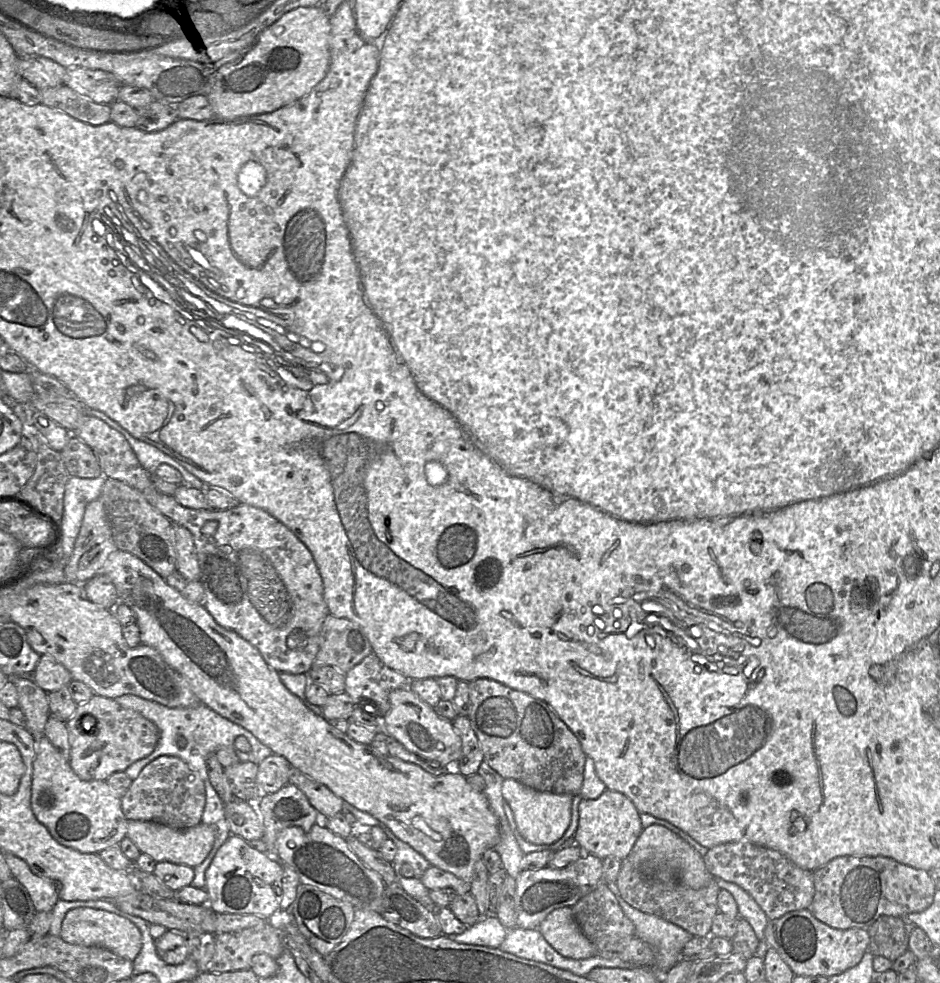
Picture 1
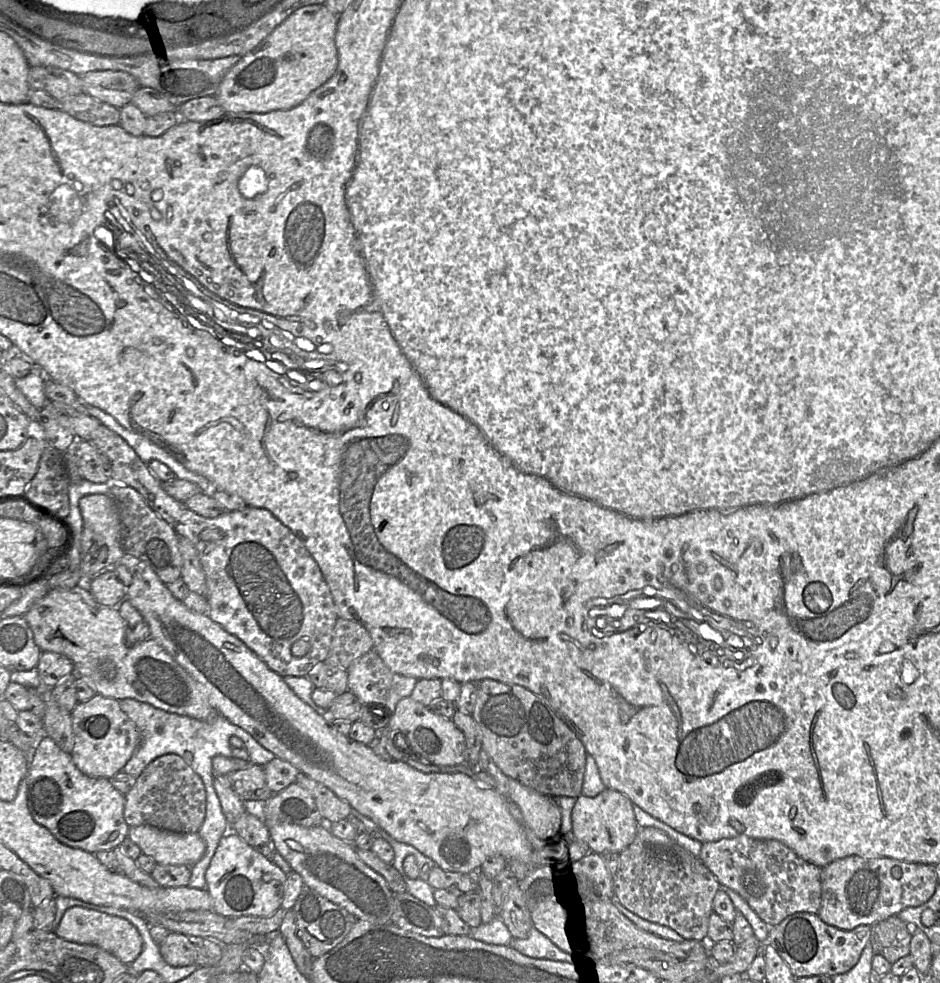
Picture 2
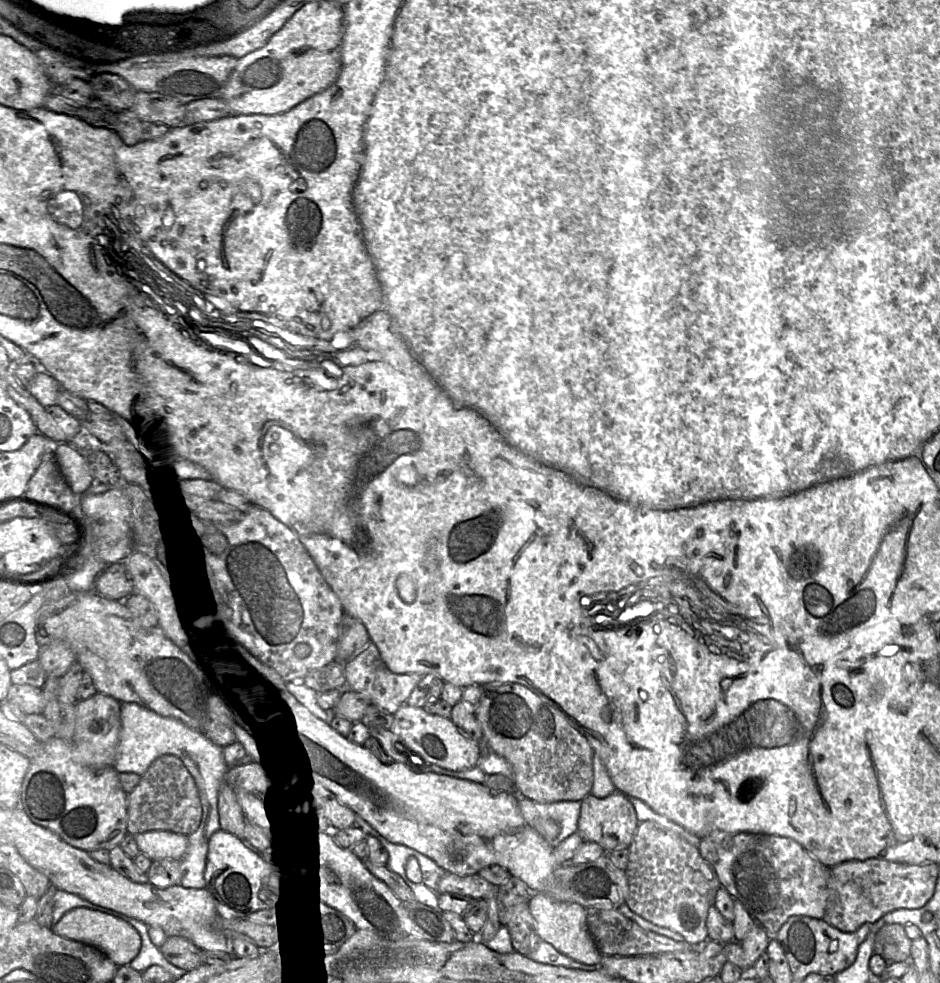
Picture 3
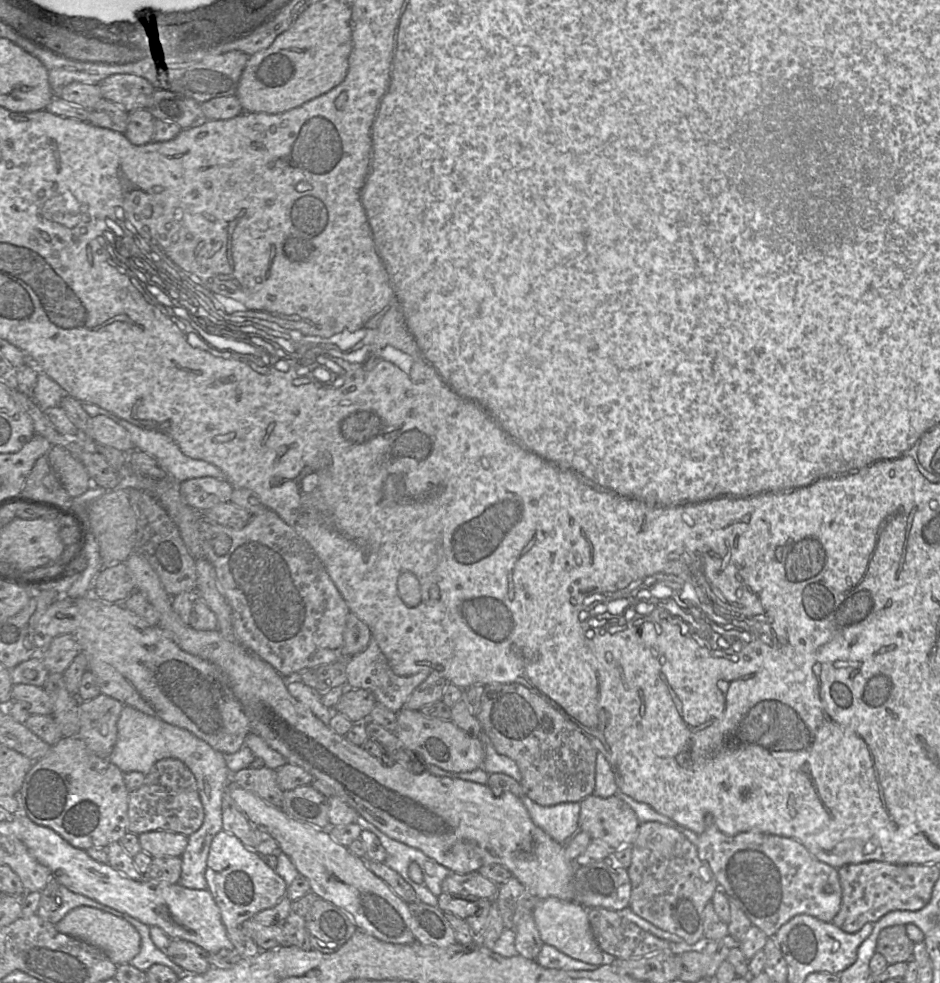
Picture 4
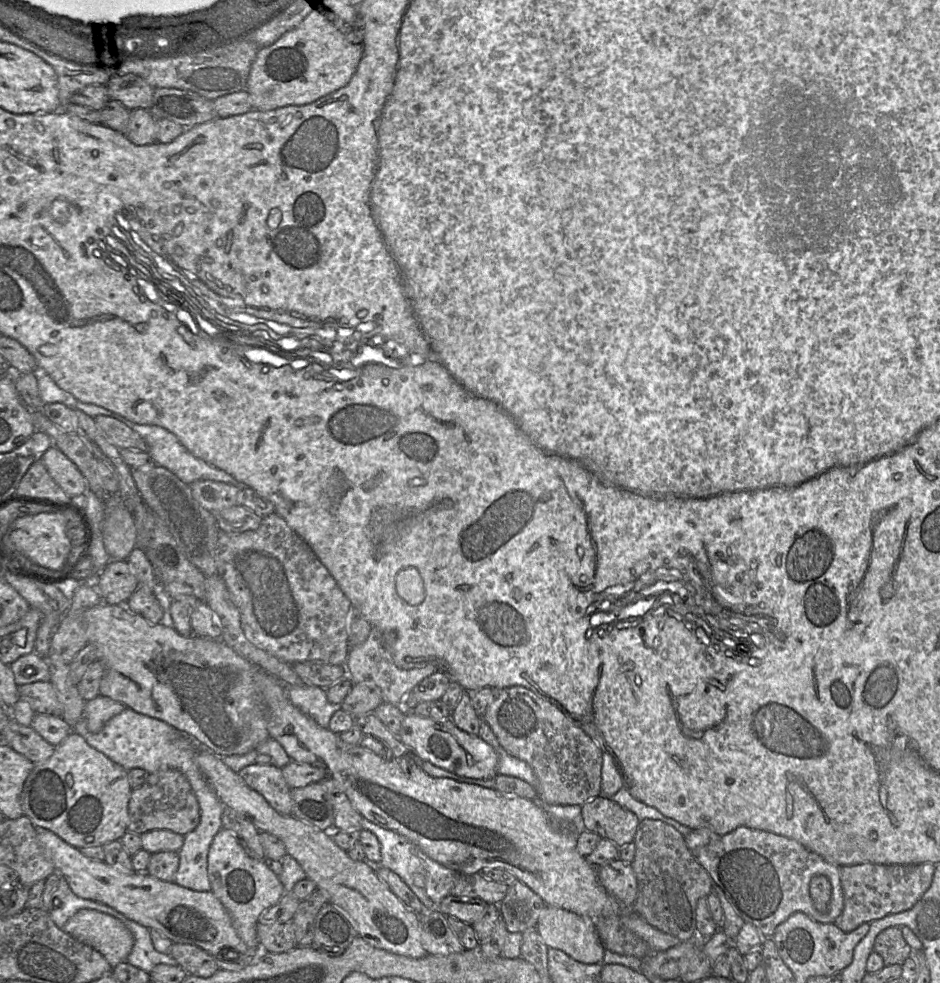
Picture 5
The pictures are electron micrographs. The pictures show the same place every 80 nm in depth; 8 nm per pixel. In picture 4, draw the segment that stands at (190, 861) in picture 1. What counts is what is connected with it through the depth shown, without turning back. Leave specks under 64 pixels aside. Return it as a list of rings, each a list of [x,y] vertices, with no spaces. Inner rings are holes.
[[[165,830],[143,832],[138,836],[141,851],[152,858],[182,856],[188,843],[188,836]]]

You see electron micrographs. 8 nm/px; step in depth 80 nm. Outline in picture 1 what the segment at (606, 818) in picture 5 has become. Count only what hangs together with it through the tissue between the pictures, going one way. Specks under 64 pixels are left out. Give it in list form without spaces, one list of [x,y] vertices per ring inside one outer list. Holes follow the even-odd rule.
[[[606,789],[596,799],[580,801],[579,824],[574,837],[585,854],[601,860],[609,856],[623,860],[630,854],[642,829],[640,813],[633,802],[621,792]]]

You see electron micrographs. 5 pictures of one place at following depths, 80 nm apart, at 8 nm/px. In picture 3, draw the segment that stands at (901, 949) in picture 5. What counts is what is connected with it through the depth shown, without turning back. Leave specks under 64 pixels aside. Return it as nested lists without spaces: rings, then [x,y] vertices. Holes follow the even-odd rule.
[[[883,925],[875,935],[874,952],[884,958],[887,965],[910,961],[912,940],[905,932],[905,925]]]

